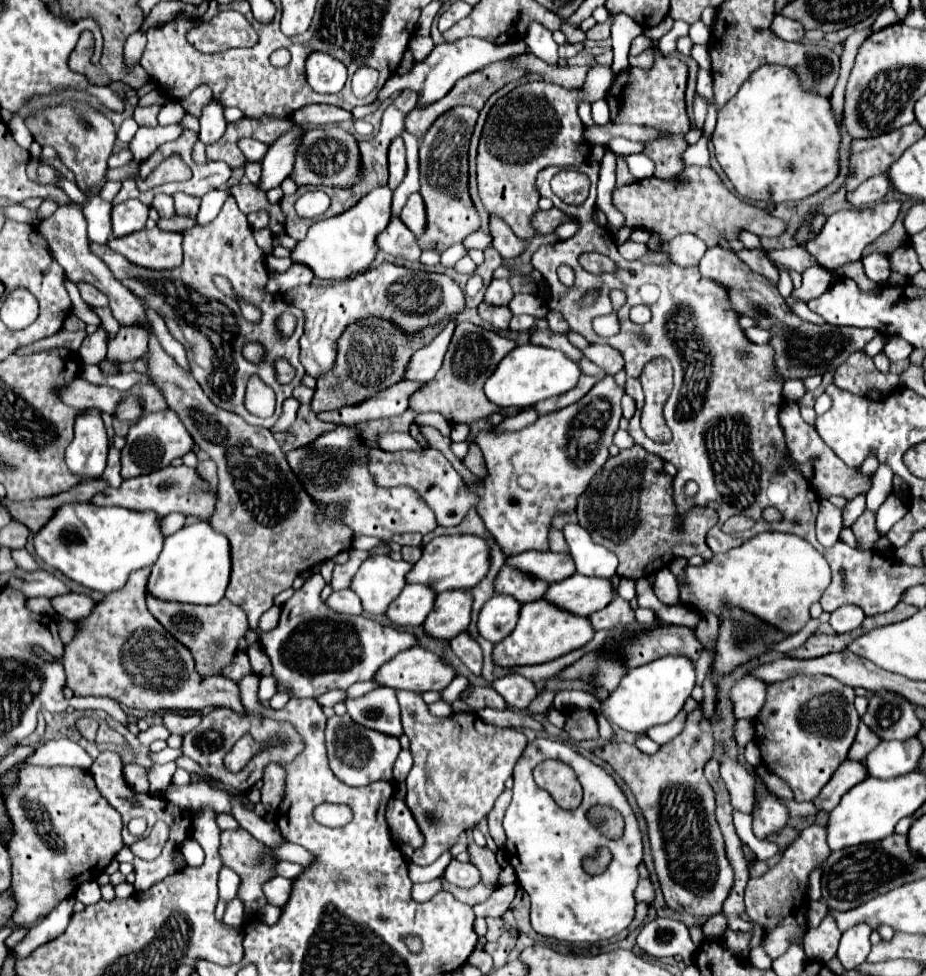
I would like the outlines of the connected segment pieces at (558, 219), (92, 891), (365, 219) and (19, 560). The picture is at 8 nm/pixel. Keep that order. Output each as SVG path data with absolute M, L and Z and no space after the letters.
M555 207L549 211L537 211L537 215L533 215L533 227L537 227L537 233L553 233L563 221L573 219Z
M89 881L89 883L83 883L77 893L75 893L75 899L81 901L83 905L95 905L97 901L101 901L101 891L99 891L99 883L97 881Z
M377 187L367 193L361 203L353 205L349 211L315 221L303 241L291 253L291 259L305 263L313 269L319 279L347 279L371 267L377 257L377 237L385 231L391 217L391 191L389 187Z
M15 549L13 551L13 559L15 563L23 569L23 571L39 571L37 561L31 557L31 553L27 549Z

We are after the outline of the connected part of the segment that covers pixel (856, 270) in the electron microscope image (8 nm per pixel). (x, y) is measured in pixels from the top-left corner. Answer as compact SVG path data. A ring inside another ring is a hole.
M861 261L847 263L847 265L839 267L837 275L839 275L839 277L851 277L851 279L855 279L855 283L857 283L863 291L875 291L875 287L877 287L877 283L873 283L871 279L867 279L867 275L865 275L865 271L863 271L863 263L861 263Z

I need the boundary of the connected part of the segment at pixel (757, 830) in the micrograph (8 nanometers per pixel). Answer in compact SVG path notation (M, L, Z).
M755 775L755 809L753 809L753 833L757 839L765 839L769 833L779 831L789 823L789 809L767 785Z

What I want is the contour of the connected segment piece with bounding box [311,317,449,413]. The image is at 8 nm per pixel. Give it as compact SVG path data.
M367 317L361 321L355 321L345 327L341 333L341 339L337 341L337 361L331 371L323 373L317 379L317 389L315 397L311 401L311 407L315 413L319 411L335 411L341 407L351 407L359 405L365 399L373 397L375 393L391 387L393 383L403 381L405 377L405 367L411 361L413 353L425 345L429 345L441 329L447 325L449 319L425 327L419 333L405 333L401 331L393 321L379 319L379 317Z

